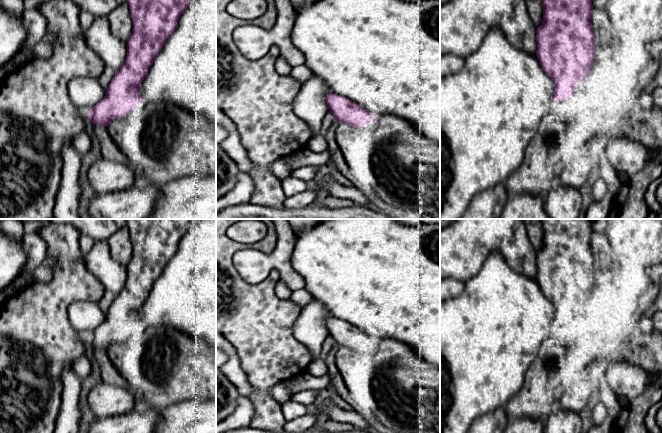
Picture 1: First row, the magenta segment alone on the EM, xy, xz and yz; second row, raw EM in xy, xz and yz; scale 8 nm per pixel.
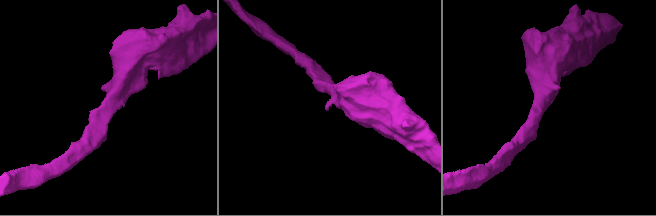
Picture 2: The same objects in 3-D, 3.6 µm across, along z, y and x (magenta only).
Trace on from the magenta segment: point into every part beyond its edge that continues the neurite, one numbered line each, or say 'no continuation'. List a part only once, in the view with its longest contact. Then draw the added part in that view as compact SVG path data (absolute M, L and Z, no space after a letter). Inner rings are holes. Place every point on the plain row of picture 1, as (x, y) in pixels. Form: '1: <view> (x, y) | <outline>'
no continuation

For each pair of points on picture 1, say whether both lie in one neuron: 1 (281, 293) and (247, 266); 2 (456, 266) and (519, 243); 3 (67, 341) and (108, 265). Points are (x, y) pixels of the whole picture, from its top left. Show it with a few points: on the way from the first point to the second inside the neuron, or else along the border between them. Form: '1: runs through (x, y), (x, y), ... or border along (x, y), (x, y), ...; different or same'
1: border along (279, 280), (291, 291); different
2: runs through (472, 250), (485, 247), (495, 237), (504, 239); same
3: border along (85, 261), (89, 270), (105, 290); different

